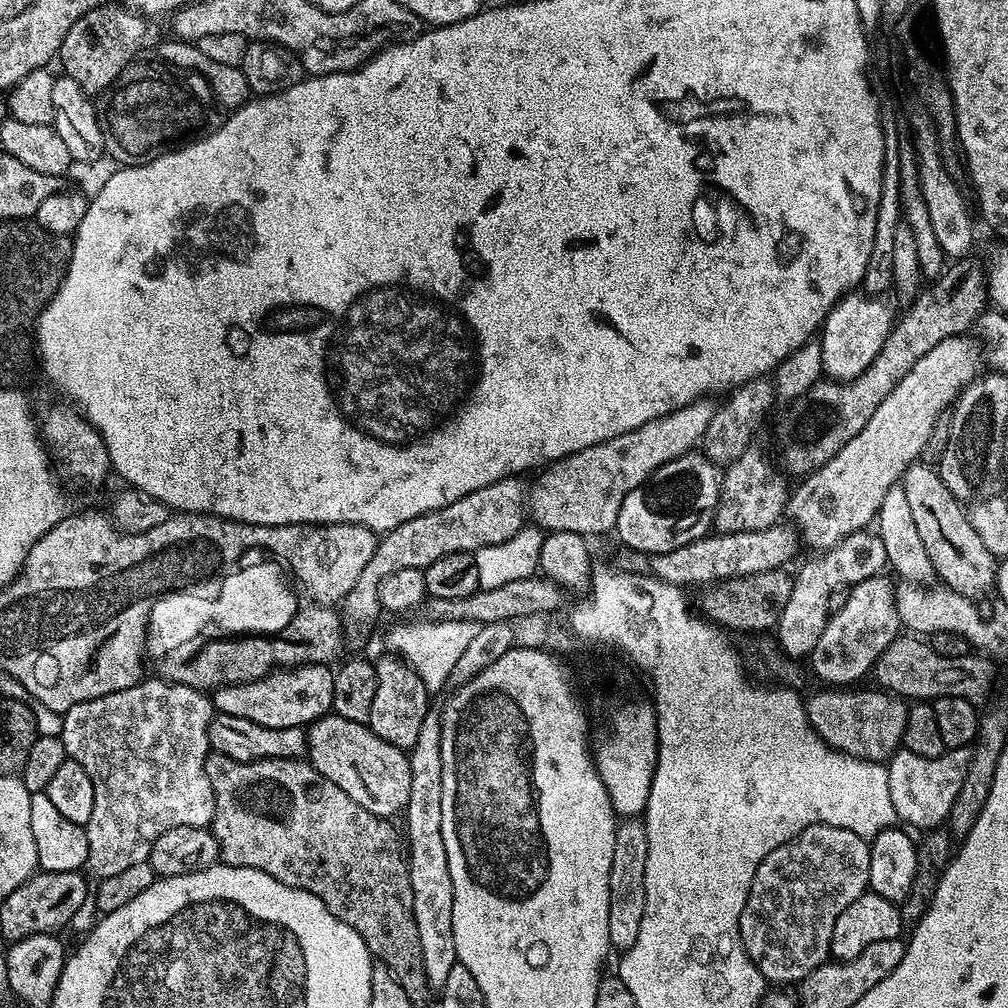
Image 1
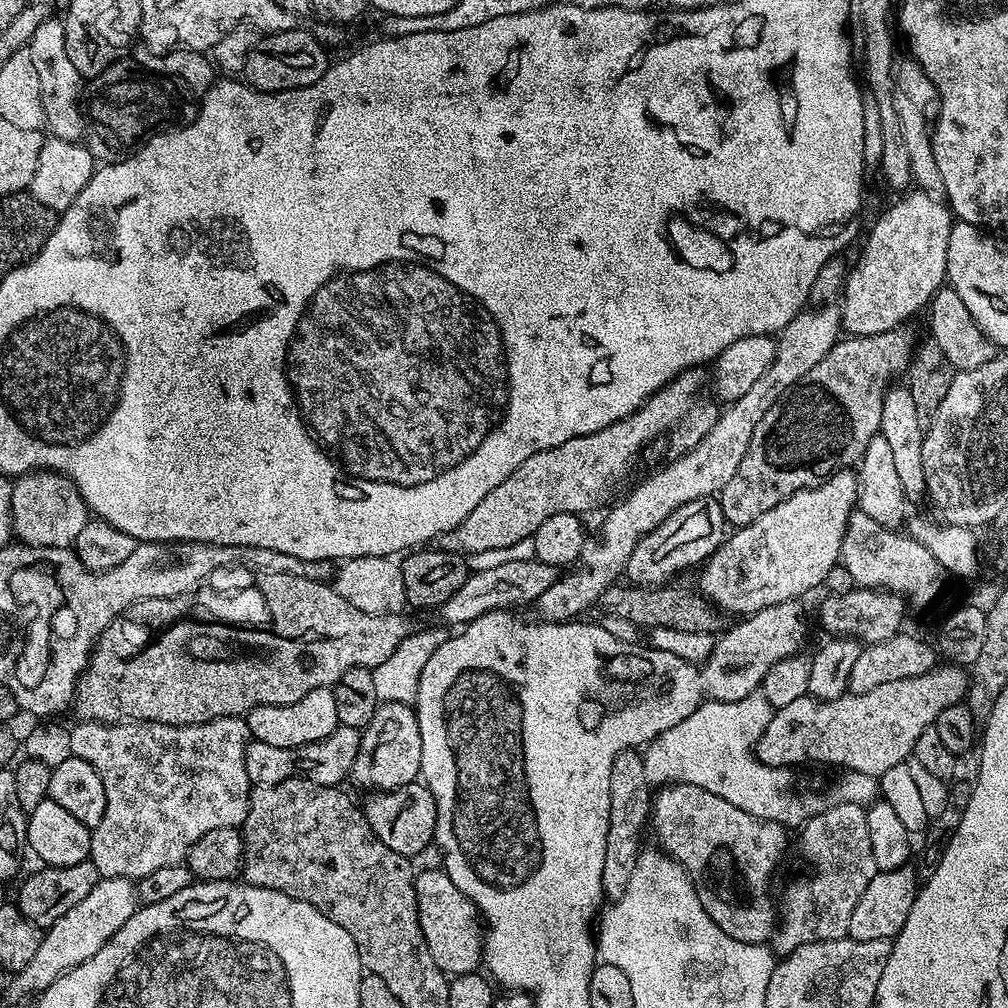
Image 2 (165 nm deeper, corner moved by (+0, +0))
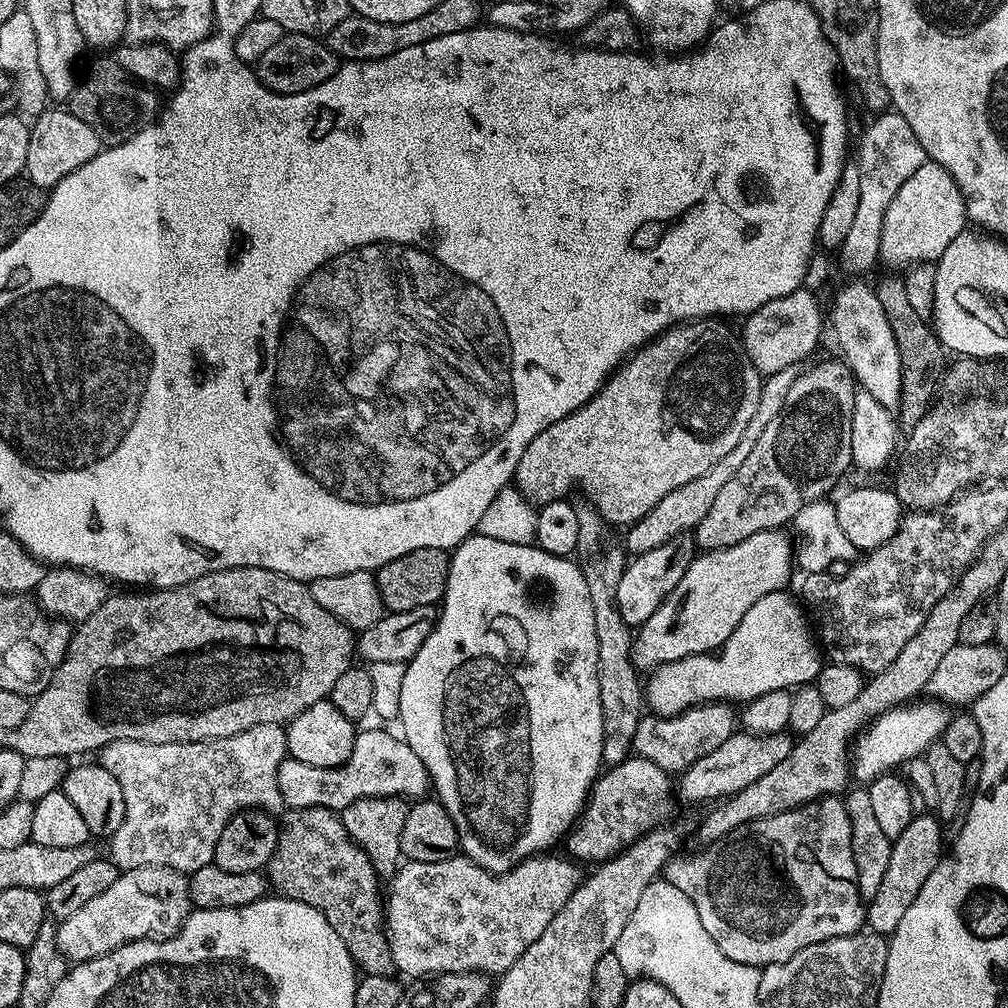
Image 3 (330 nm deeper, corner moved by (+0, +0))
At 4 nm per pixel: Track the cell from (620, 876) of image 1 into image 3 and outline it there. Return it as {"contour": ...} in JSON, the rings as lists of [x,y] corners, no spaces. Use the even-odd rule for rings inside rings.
{"contour":[[[580,502],[575,509],[578,518],[575,555],[582,578],[586,578],[590,606],[594,606],[594,630],[598,634],[598,690],[604,711],[604,764],[611,766],[628,759],[632,752],[632,739],[642,719],[642,680],[636,677],[638,672],[631,661],[634,632],[618,614],[618,582],[622,582],[626,552],[621,541],[616,541],[612,533],[615,531],[593,504]]]}

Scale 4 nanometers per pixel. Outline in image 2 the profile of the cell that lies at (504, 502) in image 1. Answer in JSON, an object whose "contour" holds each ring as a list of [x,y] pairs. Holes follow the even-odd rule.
{"contour":[[[703,367],[687,368],[665,388],[655,392],[634,414],[602,430],[594,430],[594,434],[570,438],[570,442],[562,442],[562,446],[554,446],[526,458],[526,462],[522,462],[522,466],[518,466],[518,470],[514,470],[514,474],[510,474],[506,482],[498,482],[498,486],[494,486],[494,490],[490,490],[490,494],[486,494],[486,498],[482,498],[482,502],[478,502],[478,506],[474,506],[474,510],[470,510],[470,514],[462,518],[462,522],[458,522],[458,526],[437,536],[435,547],[441,548],[443,552],[459,552],[467,558],[482,554],[482,550],[502,550],[514,546],[514,542],[531,540],[538,526],[542,526],[546,518],[554,518],[554,514],[585,514],[584,512],[602,507],[611,498],[612,492],[618,491],[620,483],[631,474],[647,440],[668,436],[668,444],[676,454],[698,446],[698,442],[702,442],[702,438],[710,434],[722,411],[721,405],[714,399],[709,377],[706,372],[704,376],[704,371]]]}

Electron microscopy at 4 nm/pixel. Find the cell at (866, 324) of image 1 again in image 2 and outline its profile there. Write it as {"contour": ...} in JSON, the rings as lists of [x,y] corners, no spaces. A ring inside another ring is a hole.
{"contour":[[[919,190],[901,195],[897,204],[892,204],[876,220],[868,232],[868,241],[860,252],[860,261],[848,273],[842,293],[842,328],[854,336],[873,336],[891,328],[901,327],[907,316],[919,308],[927,309],[930,301],[945,283],[948,274],[948,243],[954,217],[945,201],[933,193]]]}

